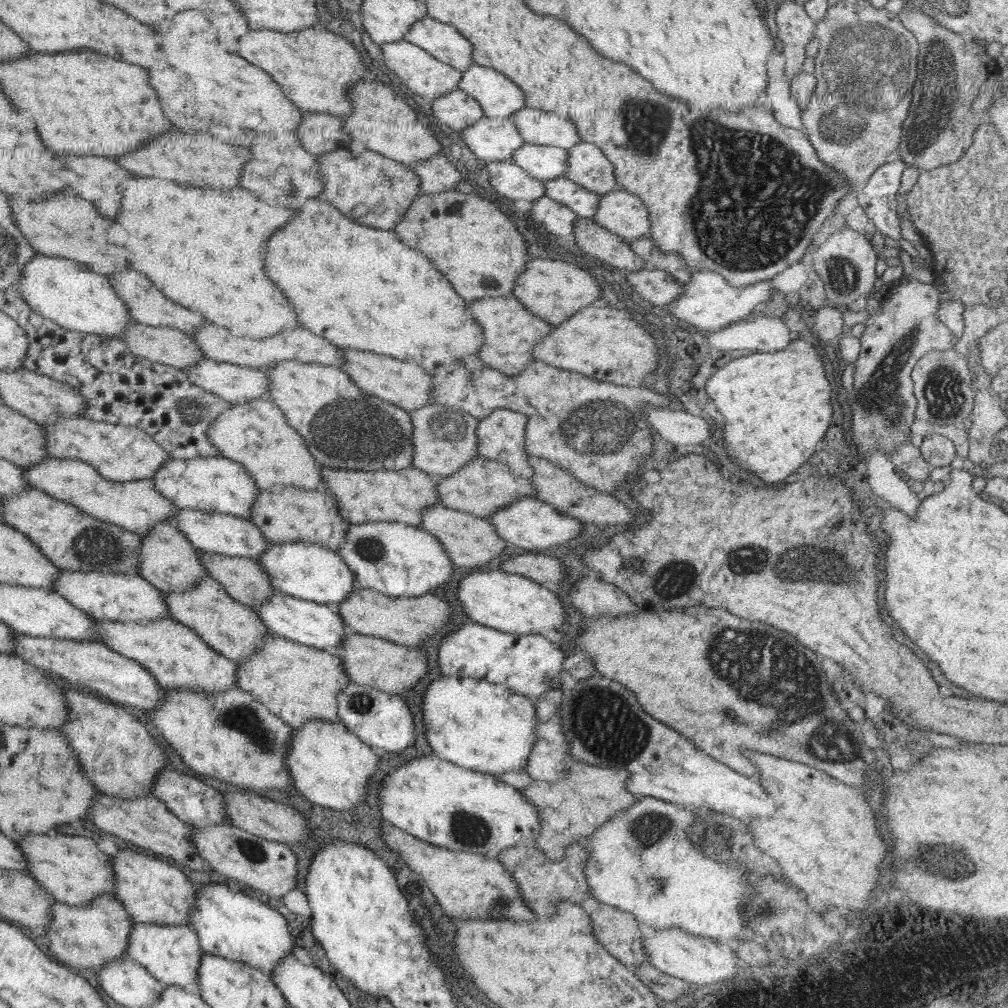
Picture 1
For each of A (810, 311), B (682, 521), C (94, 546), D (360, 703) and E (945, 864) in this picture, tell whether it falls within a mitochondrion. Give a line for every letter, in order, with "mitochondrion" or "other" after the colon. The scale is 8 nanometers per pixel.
A: other
B: other
C: mitochondrion
D: mitochondrion
E: mitochondrion

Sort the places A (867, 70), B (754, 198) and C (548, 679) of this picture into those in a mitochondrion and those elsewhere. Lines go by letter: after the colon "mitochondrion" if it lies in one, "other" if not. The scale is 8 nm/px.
A: mitochondrion
B: mitochondrion
C: mitochondrion

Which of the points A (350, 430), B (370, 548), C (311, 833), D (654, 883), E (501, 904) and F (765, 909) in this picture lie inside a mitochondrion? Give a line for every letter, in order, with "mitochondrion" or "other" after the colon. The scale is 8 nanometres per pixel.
A: mitochondrion
B: mitochondrion
C: other
D: mitochondrion
E: mitochondrion
F: mitochondrion

